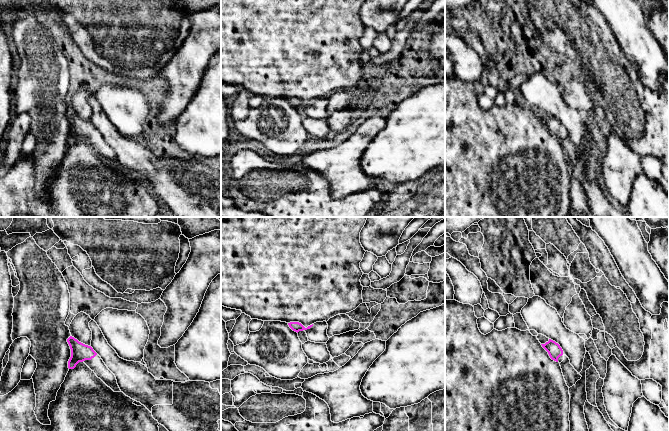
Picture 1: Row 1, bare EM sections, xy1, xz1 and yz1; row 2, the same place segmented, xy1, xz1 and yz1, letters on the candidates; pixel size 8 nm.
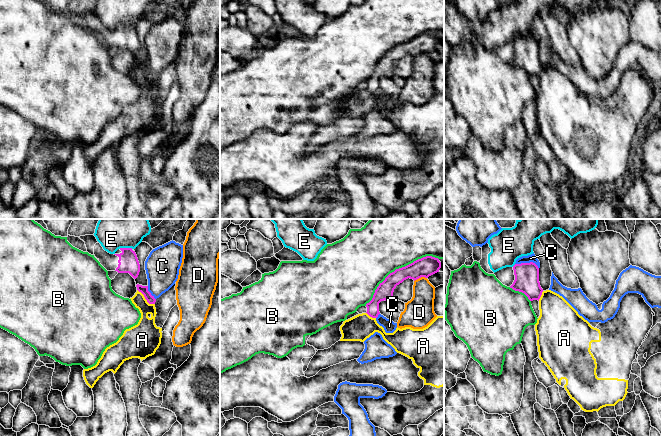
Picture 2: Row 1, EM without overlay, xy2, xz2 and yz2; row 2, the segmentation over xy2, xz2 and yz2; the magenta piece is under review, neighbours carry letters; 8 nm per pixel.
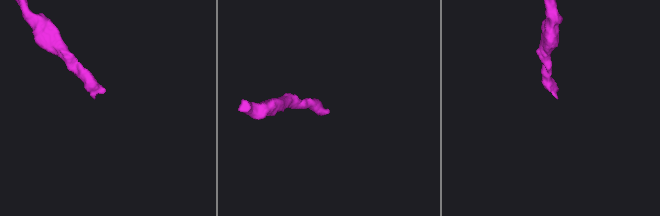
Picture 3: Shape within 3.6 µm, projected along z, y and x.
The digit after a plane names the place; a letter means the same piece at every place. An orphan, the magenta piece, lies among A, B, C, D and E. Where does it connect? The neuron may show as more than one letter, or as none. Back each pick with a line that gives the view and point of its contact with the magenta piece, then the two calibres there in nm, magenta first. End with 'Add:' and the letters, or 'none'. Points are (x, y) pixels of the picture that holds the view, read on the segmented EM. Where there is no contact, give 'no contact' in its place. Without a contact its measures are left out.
Add: none

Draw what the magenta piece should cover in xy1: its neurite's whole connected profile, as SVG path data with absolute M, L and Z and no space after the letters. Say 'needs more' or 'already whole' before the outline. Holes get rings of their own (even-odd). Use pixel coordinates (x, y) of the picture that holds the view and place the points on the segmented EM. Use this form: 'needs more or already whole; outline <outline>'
needs more; outline M72 336L67 339L67 342L71 349L71 357L68 361L69 369L74 369L79 362L84 362L114 392L121 392L115 375L91 346L79 342Z

